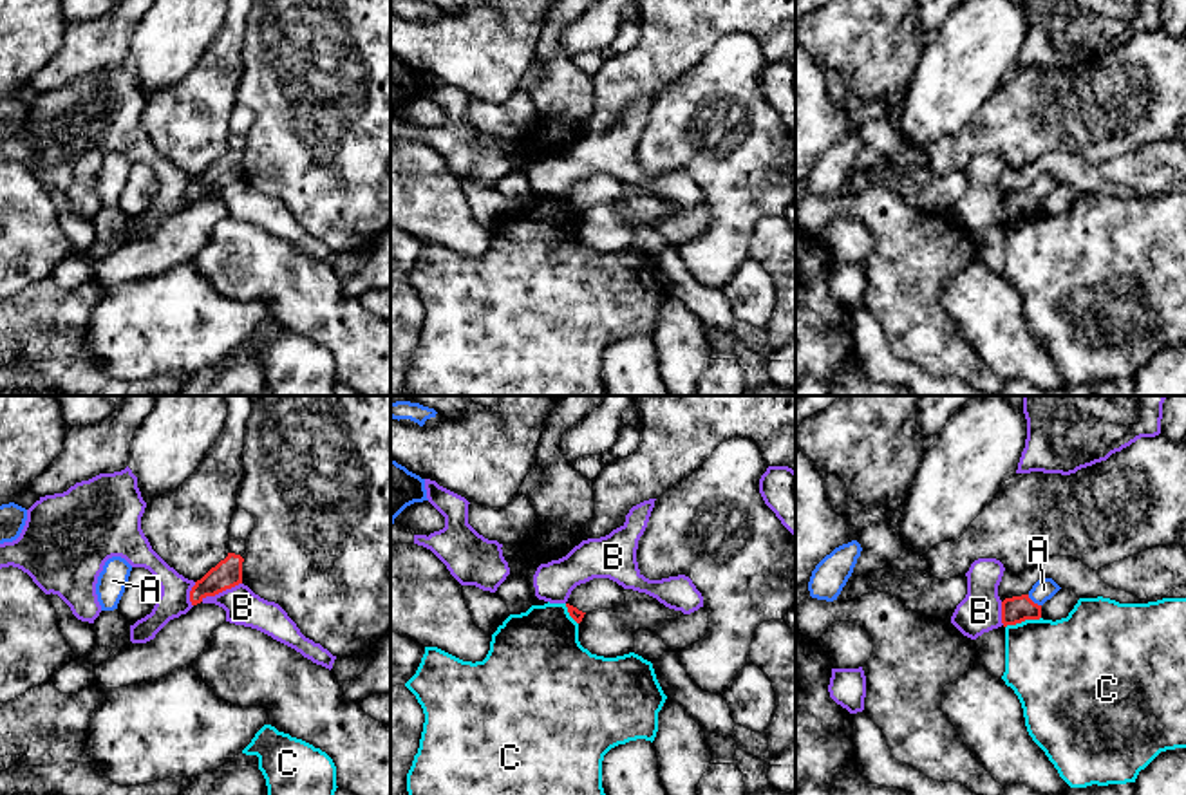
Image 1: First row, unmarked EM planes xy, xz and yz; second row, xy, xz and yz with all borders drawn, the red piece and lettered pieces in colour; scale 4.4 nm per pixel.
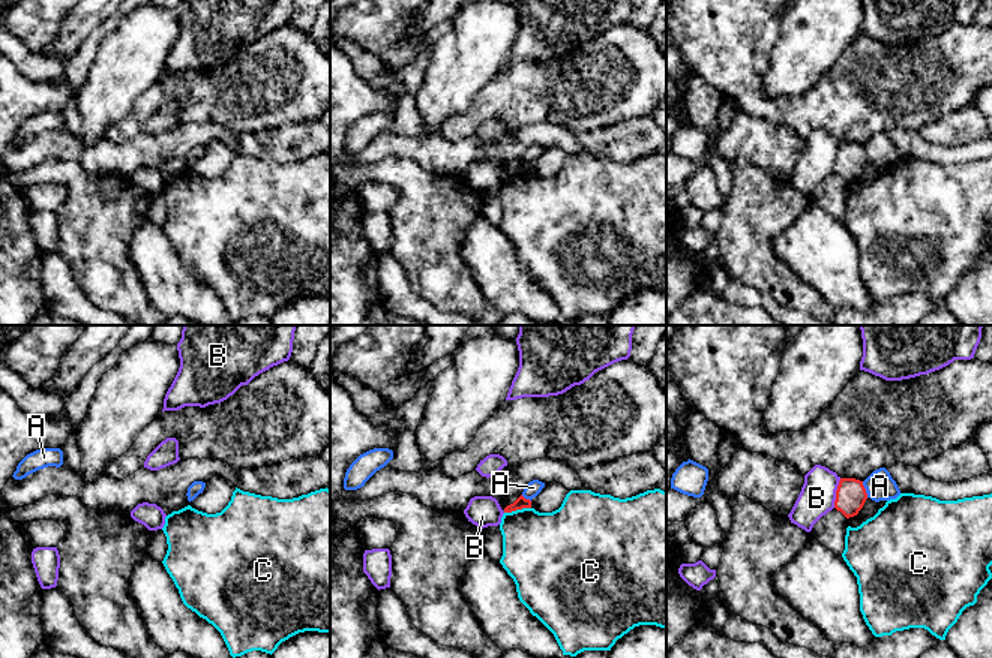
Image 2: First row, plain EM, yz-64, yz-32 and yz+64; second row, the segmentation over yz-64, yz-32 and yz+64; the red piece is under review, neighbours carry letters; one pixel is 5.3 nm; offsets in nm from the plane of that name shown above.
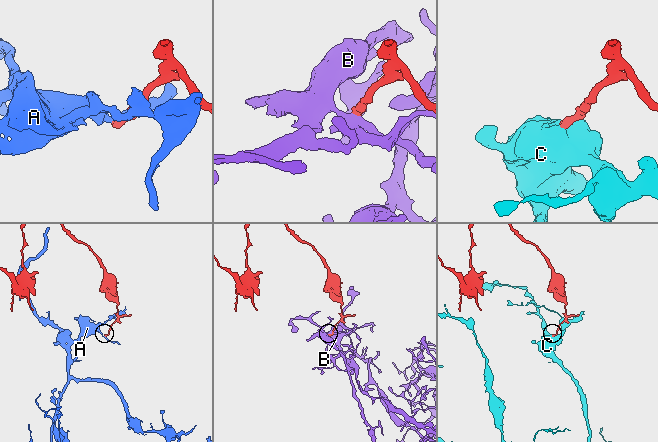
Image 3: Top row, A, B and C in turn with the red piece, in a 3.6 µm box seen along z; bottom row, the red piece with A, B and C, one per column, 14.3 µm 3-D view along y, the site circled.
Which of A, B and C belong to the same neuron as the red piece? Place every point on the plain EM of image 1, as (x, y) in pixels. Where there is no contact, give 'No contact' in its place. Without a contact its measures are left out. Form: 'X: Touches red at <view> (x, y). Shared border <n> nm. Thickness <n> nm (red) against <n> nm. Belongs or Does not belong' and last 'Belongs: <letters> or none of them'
A: Touches red at yz (1033, 197). Shared border 80 nm. Thickness 120 nm (red) against 100 nm. Does not belong
B: Touches red at xy (221, 187). Shared border 200 nm. Thickness 130 nm (red) against 160 nm. Does not belong
C: Touches red at yz (1022, 215). Shared border 170 nm. Thickness 120 nm (red) against 400 nm. Does not belong
Belongs: none of them

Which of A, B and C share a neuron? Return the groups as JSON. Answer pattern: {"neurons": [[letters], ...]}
{"neurons": [["A"], ["B"], ["C"]]}

